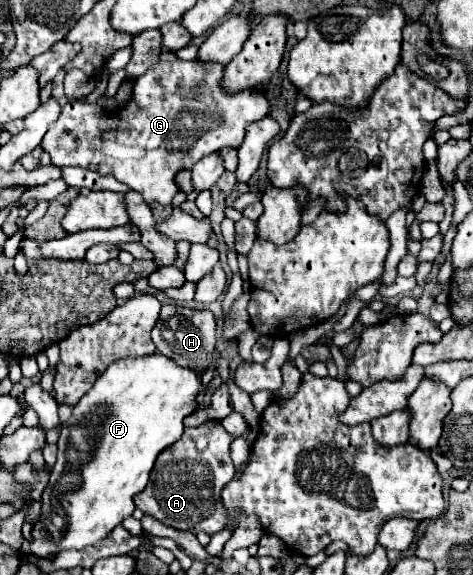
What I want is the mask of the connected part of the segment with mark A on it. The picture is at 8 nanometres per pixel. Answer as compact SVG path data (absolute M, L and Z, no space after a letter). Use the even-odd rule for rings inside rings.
M218 422L186 428L178 442L160 452L148 486L136 496L136 508L178 530L190 530L192 534L220 532L226 524L220 492L234 478L234 464L230 458L232 440L234 438Z

